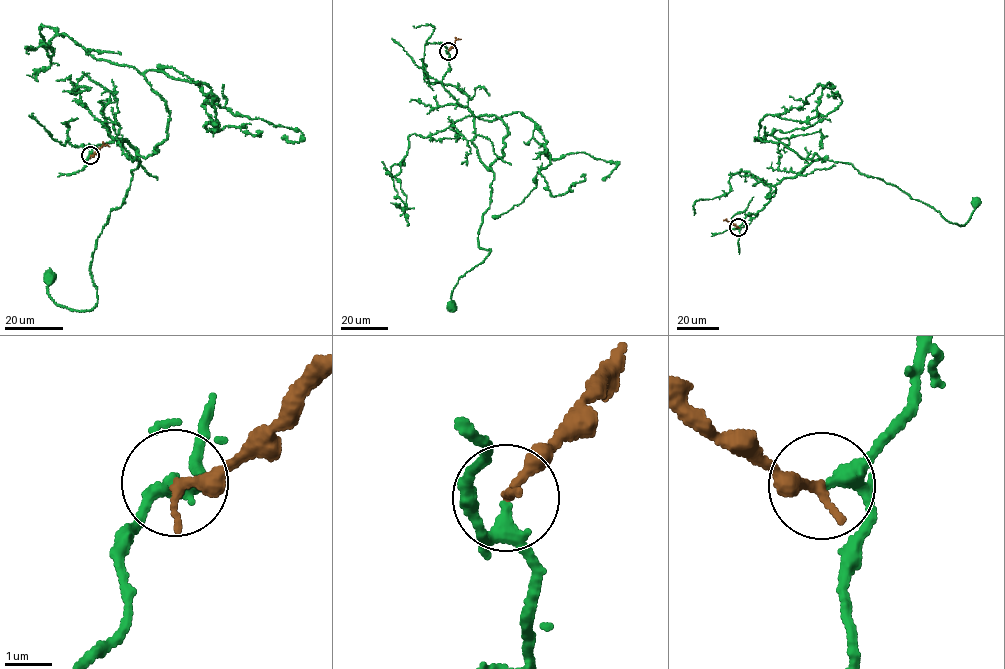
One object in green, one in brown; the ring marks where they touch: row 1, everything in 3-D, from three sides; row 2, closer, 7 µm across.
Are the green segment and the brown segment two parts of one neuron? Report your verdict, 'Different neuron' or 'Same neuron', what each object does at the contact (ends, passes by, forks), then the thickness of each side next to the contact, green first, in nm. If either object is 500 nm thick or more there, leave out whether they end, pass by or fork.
Same neuron. At the ring green passes by. At the ring brown ends. Thickness 260 nm (green) against 240 nm

